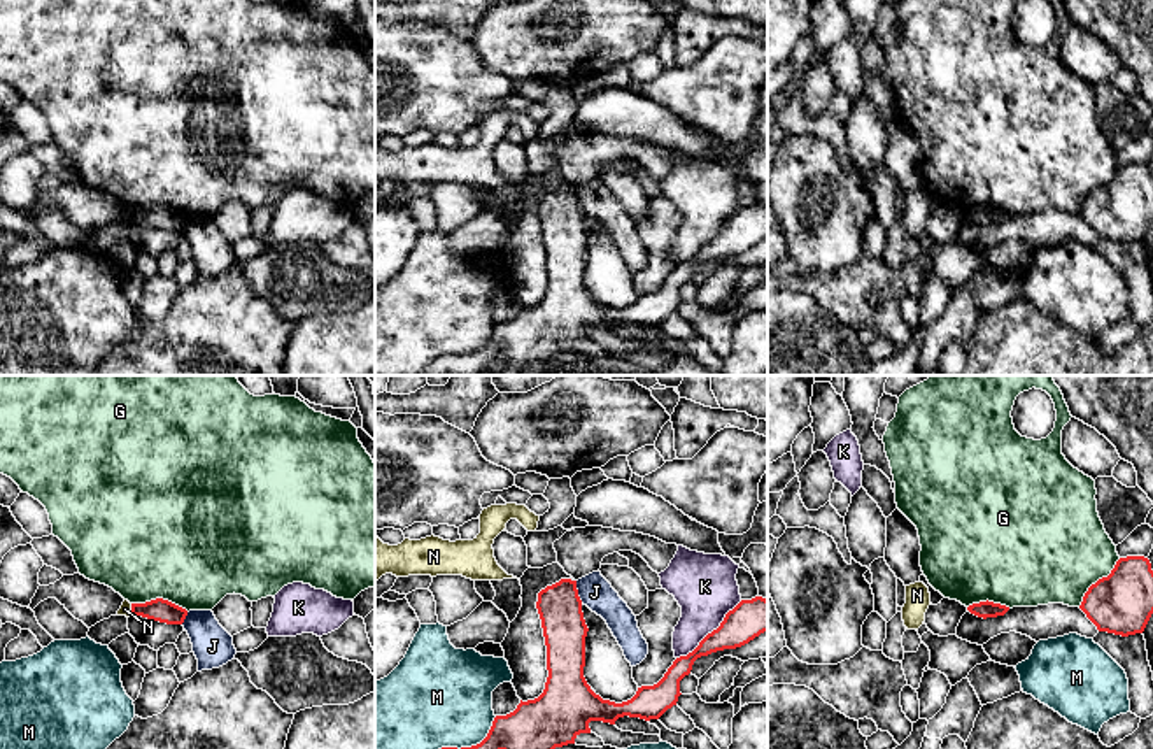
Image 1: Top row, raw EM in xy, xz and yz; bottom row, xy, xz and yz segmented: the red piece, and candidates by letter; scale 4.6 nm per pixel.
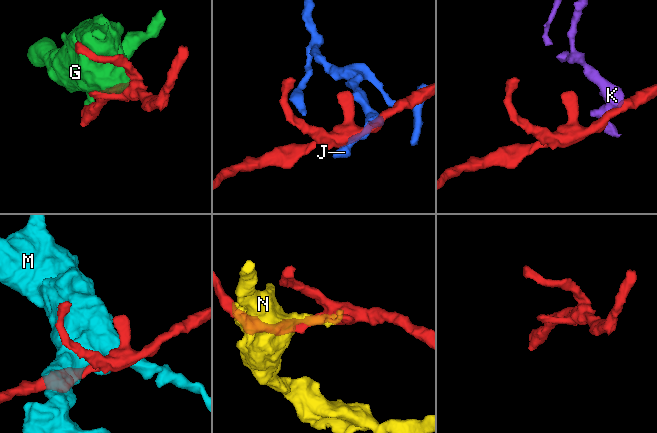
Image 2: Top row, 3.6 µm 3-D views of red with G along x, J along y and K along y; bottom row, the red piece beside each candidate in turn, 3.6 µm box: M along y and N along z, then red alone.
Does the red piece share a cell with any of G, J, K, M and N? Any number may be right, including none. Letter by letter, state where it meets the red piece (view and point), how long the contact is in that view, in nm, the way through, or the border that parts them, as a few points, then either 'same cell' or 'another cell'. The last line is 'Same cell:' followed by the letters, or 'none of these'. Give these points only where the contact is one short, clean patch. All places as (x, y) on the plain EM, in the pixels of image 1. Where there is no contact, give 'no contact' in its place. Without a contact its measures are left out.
G: contact xy (160, 206); length 260 nm; another cell
J: contact xz (577, 199); length 110 nm; another cell
K: contact xz (712, 239); length 400 nm; border xz (742, 207), (691, 258), (677, 265); another cell
M: contact xz (461, 355); length 440 nm; another cell
N: contact xy (132, 216); length 50 nm; border xy (130, 211), (132, 220); another cell
Same cell: none of these

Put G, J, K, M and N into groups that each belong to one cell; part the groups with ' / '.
G / J / K / M / N

